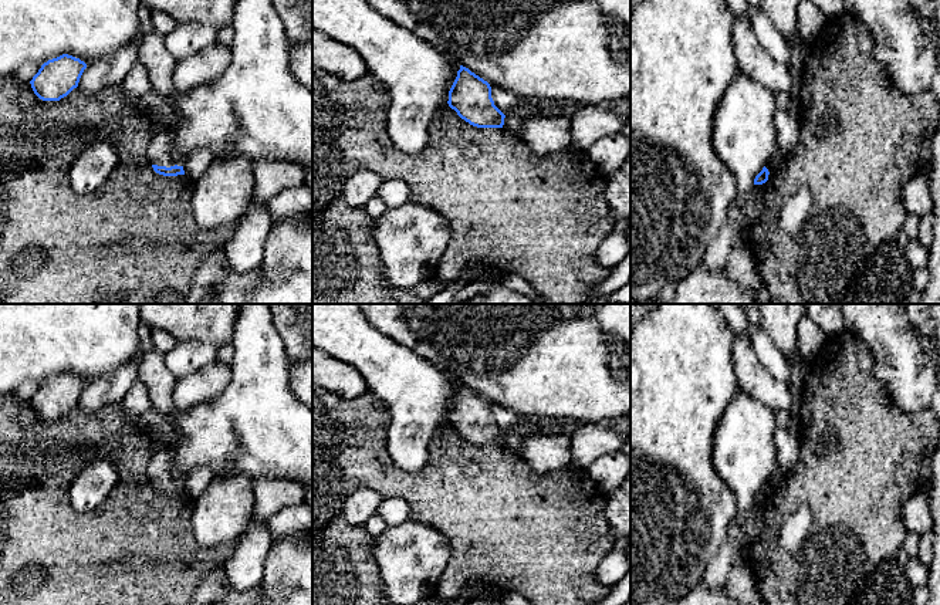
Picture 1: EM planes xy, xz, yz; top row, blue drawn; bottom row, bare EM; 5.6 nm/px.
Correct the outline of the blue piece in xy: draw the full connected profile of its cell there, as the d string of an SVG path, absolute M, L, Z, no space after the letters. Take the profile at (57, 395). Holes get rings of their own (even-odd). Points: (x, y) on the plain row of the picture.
M62 372L48 378L30 399L34 412L43 419L60 419L78 405L87 382Z

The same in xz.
M460 383L449 409L449 425L477 446L503 446L505 433L494 423L487 399Z

